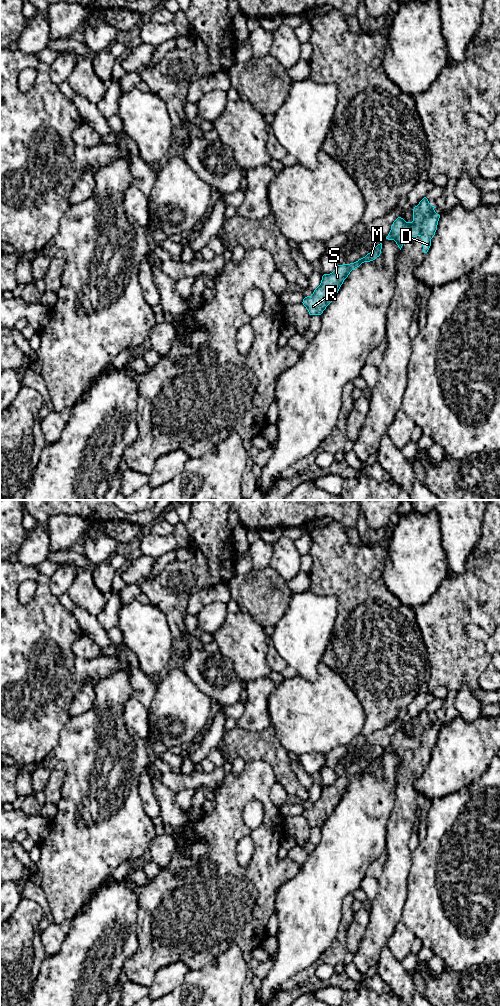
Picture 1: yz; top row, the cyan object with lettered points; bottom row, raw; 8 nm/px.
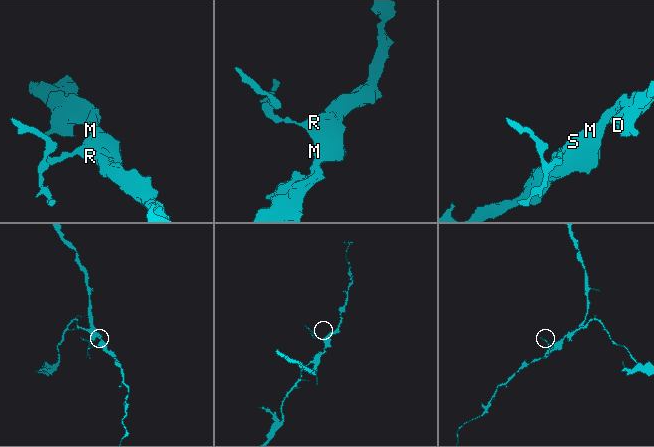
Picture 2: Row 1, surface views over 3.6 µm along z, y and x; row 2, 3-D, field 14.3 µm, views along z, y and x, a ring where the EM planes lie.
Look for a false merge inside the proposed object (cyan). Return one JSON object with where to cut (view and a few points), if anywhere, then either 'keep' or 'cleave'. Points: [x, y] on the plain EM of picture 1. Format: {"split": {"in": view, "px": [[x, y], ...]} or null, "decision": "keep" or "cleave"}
{"split": {"in": "yz", "px": [[433, 718], [424, 728], [419, 747]]}, "decision": "cleave"}

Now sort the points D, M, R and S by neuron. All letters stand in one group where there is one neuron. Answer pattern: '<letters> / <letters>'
D / M R S

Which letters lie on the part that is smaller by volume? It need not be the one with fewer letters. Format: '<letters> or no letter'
D

